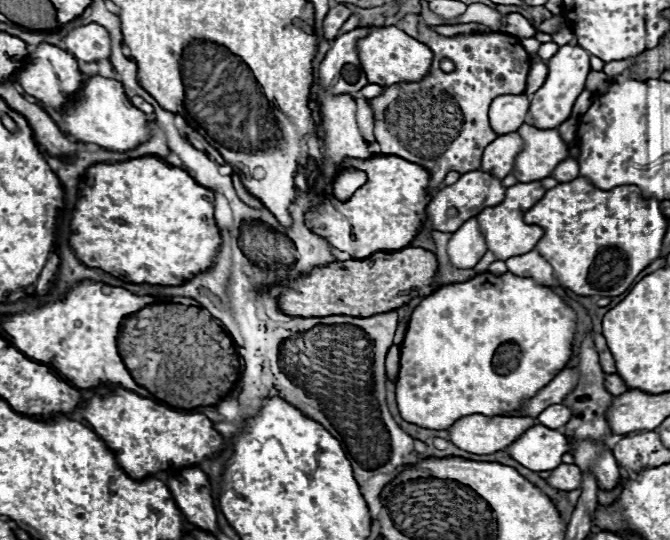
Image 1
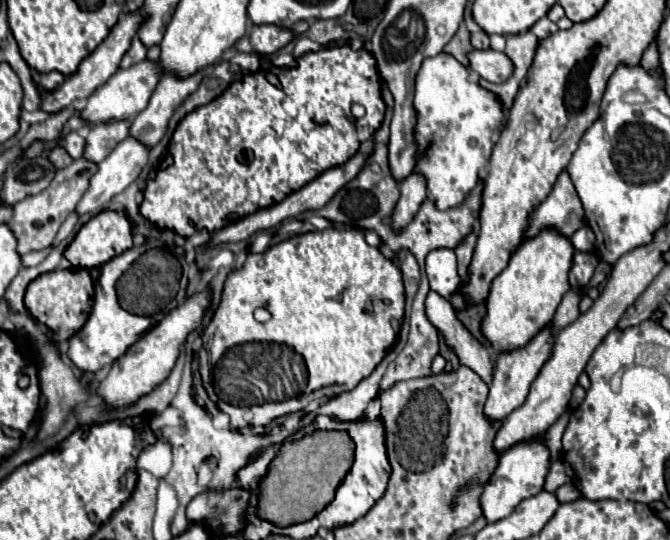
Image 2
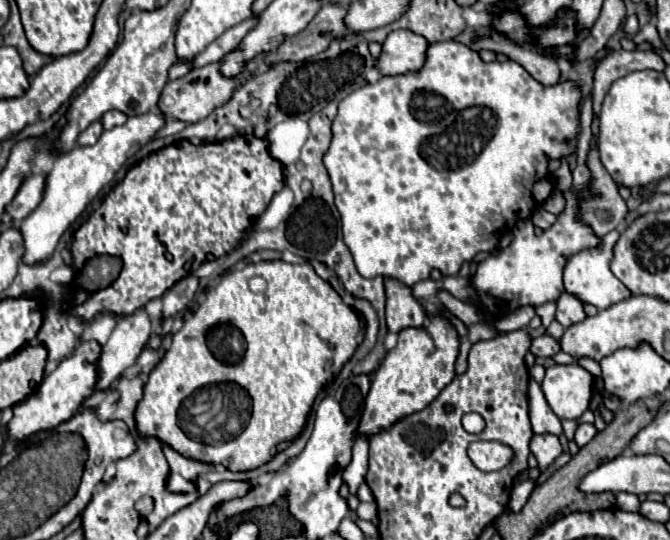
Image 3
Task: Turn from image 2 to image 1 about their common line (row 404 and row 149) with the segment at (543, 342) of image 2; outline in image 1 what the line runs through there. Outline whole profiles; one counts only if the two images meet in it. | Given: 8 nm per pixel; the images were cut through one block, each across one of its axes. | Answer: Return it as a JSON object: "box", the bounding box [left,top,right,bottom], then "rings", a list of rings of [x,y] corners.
{"box":[480,132,522,180],"rings":[[[516,132],[504,134],[486,146],[480,168],[484,168],[484,172],[492,172],[492,176],[500,176],[502,180],[512,172],[514,158],[520,150],[522,150],[522,138]]]}

